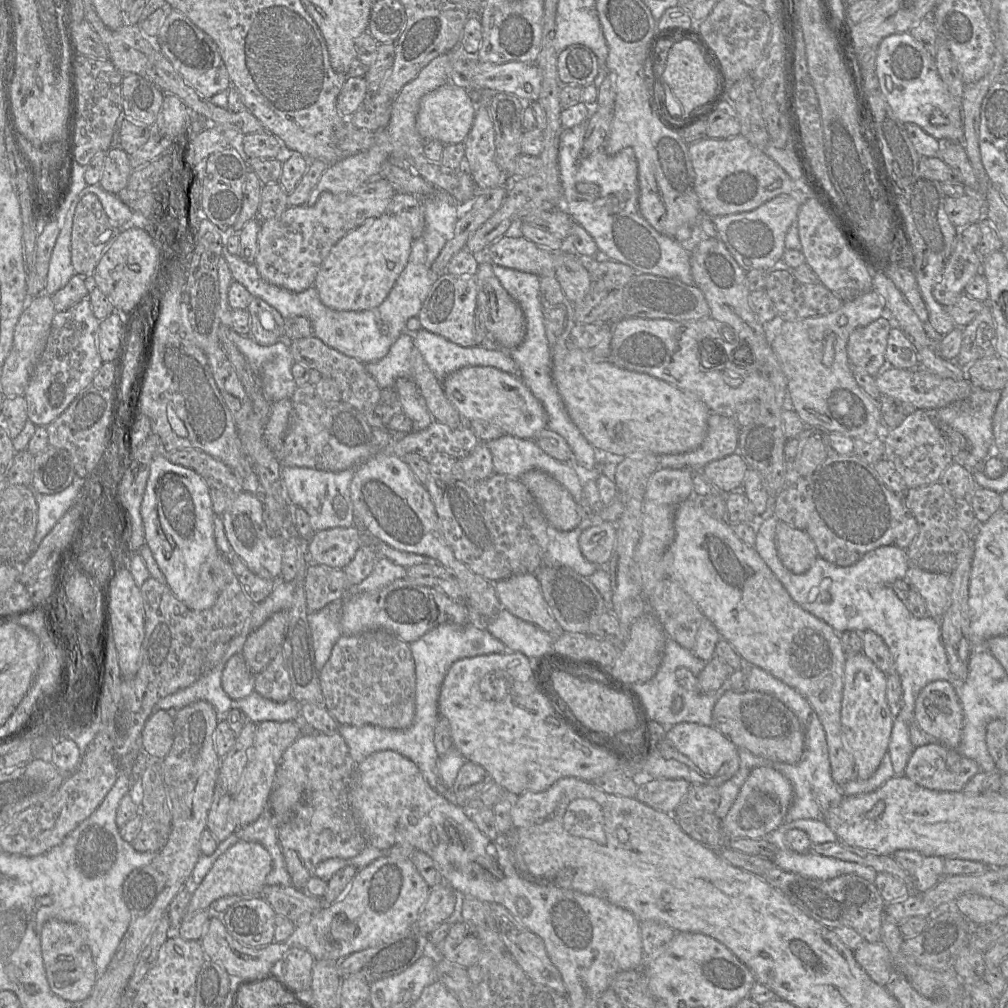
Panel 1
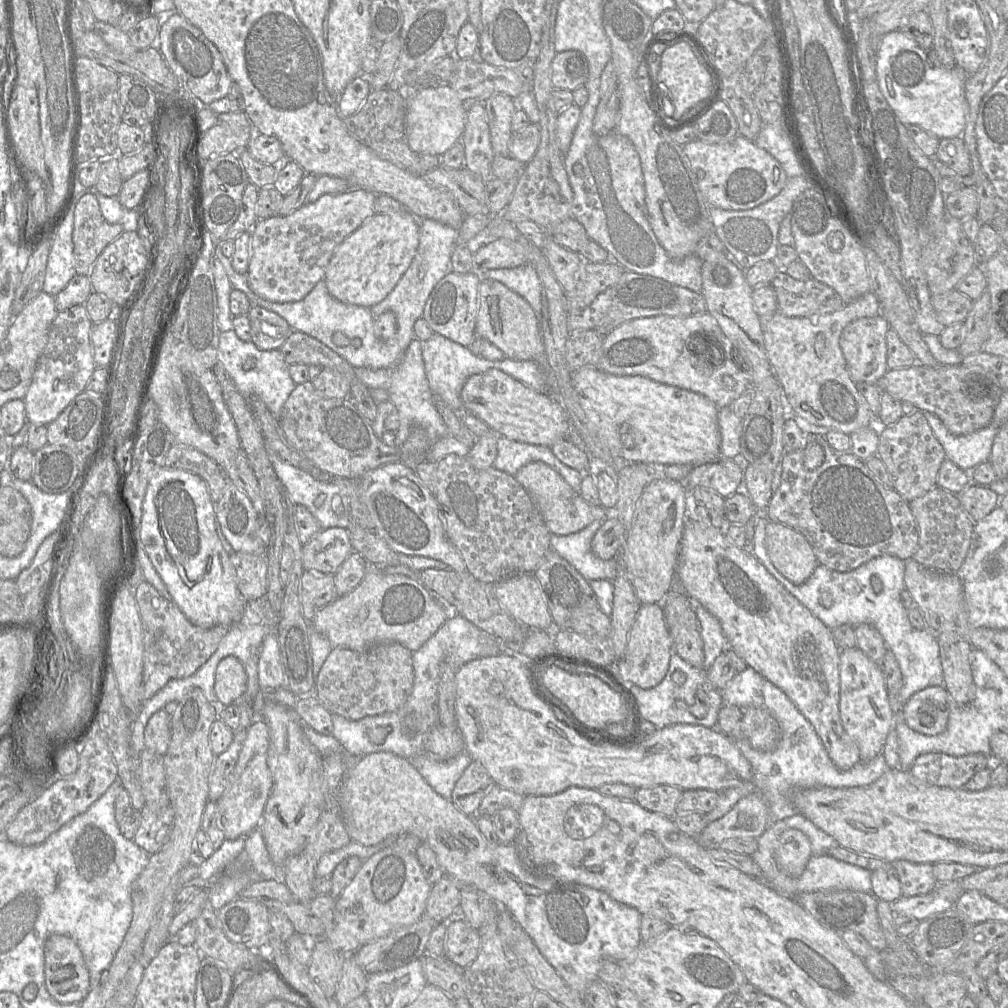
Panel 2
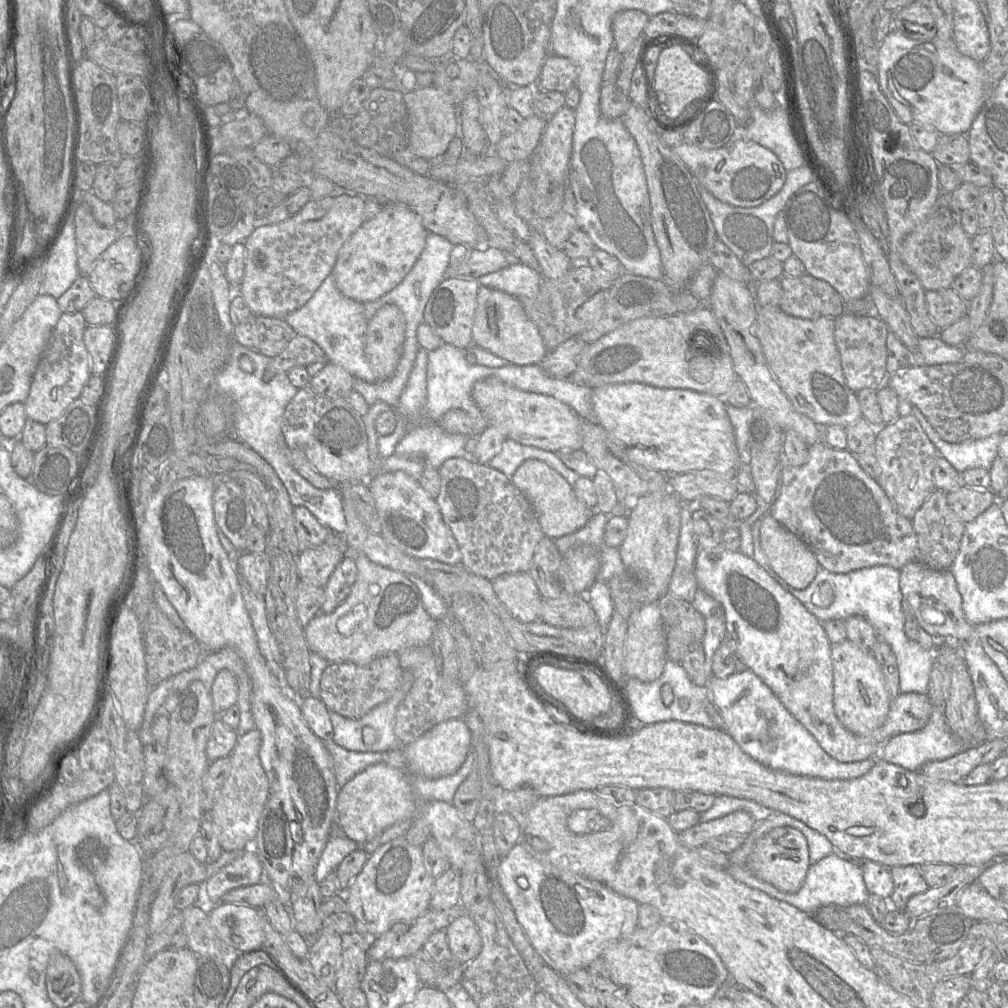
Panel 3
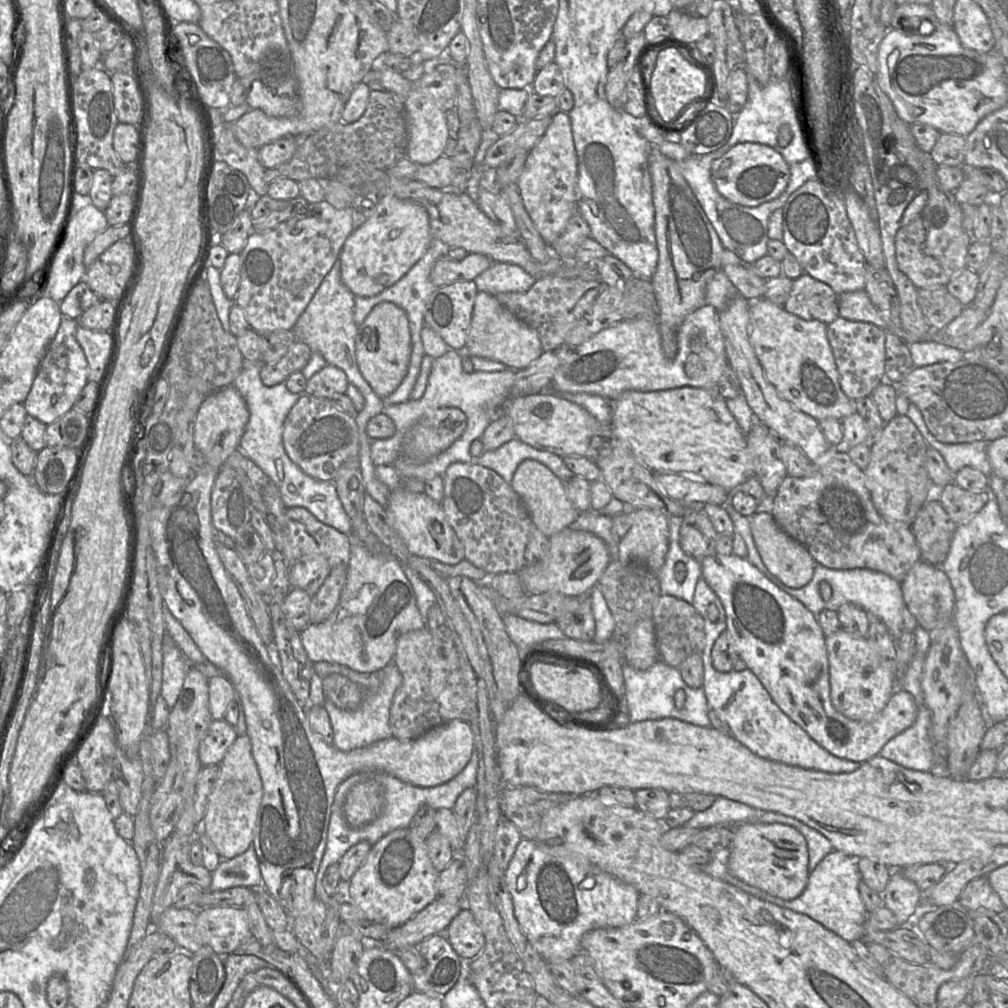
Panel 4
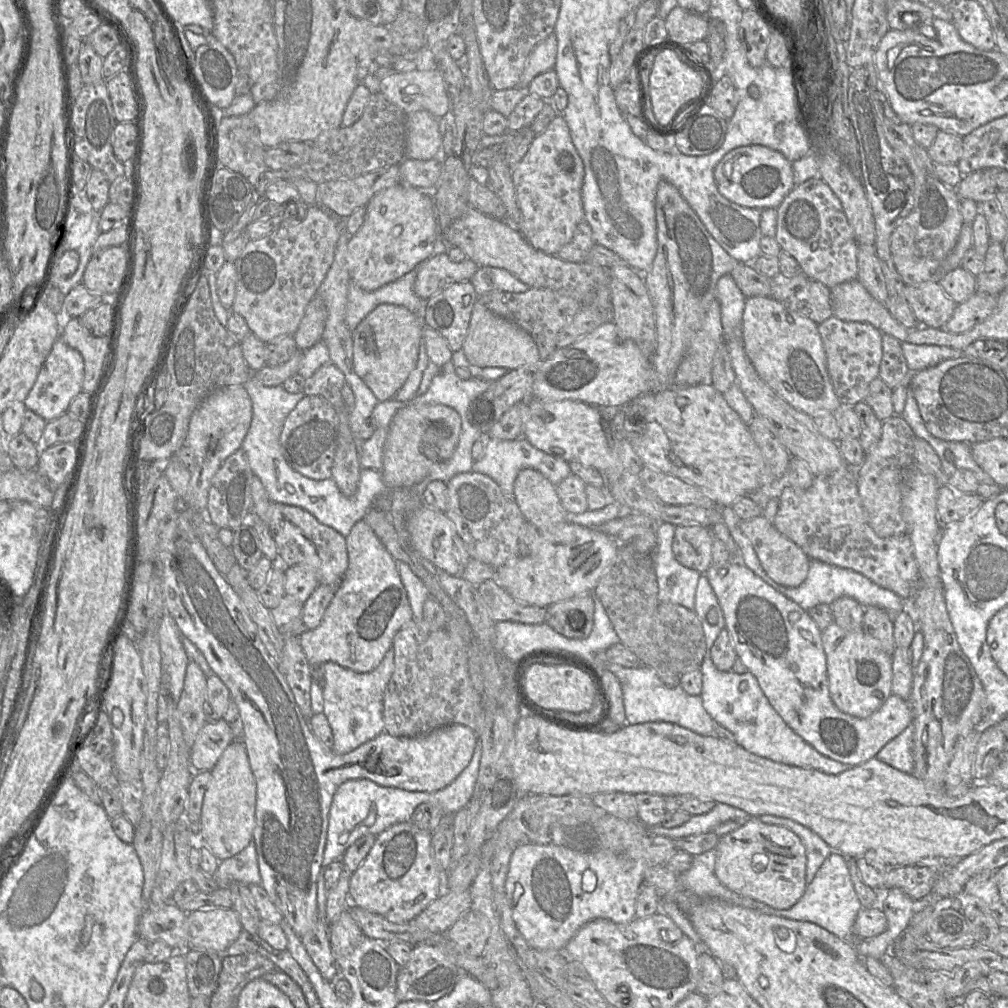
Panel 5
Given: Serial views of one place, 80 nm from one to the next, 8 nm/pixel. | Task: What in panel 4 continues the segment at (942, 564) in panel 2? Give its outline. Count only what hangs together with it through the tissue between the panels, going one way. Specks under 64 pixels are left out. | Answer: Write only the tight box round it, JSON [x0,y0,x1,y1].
[910,496,957,566]

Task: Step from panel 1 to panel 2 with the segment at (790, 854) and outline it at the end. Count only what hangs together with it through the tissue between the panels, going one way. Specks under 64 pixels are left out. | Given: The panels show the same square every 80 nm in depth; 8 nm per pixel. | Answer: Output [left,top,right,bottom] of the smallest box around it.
[777,854,872,897]

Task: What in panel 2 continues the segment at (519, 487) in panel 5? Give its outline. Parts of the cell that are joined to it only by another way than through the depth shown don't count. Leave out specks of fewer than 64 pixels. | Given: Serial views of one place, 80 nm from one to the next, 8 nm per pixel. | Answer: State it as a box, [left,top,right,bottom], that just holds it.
[514,461,615,535]

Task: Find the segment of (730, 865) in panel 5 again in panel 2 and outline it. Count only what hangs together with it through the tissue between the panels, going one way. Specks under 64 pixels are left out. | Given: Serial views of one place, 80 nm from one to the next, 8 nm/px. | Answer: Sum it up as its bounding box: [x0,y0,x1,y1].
[776,828,811,876]

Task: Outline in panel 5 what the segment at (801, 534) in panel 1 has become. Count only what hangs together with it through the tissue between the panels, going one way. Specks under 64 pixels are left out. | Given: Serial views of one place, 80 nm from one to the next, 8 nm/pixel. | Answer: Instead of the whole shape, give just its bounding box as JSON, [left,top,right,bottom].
[739,515,811,587]

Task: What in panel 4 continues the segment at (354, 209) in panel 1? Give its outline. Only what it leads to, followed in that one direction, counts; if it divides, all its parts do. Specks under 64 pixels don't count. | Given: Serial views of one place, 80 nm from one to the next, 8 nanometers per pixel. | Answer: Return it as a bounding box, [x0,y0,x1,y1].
[234,201,354,334]

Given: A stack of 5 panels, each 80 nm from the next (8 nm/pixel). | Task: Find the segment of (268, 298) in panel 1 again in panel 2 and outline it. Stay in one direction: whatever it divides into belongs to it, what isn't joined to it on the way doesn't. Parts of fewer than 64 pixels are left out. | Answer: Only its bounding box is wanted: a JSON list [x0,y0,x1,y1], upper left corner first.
[216,240,419,369]

